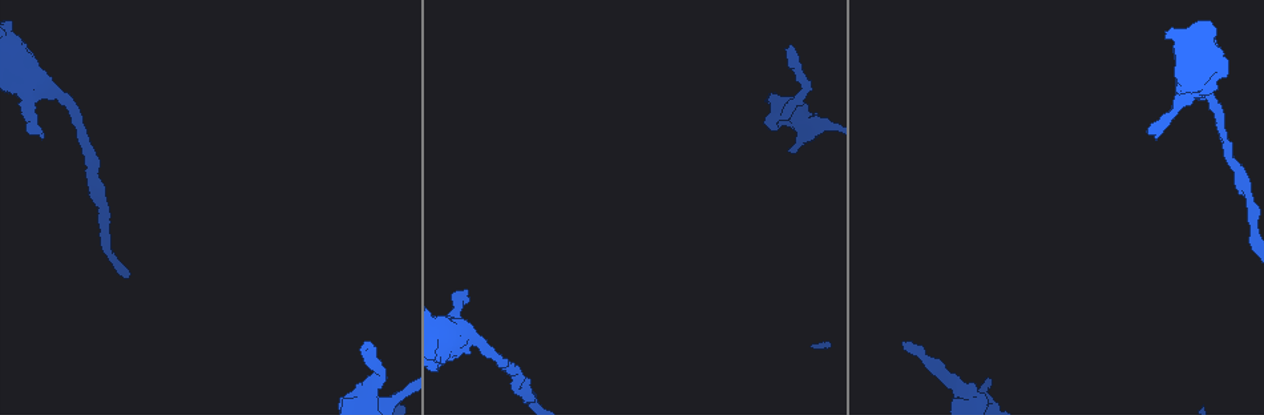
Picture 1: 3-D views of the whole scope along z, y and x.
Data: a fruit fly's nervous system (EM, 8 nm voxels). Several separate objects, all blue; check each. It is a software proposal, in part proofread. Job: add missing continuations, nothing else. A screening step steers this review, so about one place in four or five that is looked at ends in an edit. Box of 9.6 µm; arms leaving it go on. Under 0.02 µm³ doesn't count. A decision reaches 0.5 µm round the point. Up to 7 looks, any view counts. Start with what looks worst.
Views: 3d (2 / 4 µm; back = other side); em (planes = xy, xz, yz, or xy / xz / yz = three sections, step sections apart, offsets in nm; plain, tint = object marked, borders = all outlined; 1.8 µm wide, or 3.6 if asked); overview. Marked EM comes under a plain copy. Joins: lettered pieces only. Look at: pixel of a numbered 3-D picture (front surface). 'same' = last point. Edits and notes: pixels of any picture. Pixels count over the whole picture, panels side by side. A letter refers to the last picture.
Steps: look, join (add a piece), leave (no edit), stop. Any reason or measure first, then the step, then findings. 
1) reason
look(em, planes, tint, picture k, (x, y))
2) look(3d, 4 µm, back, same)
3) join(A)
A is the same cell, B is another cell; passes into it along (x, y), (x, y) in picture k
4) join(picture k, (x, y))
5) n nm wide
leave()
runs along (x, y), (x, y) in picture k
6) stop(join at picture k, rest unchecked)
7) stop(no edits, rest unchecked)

branch stops here
look(em, planes, borders, picture 1, (902, 341))

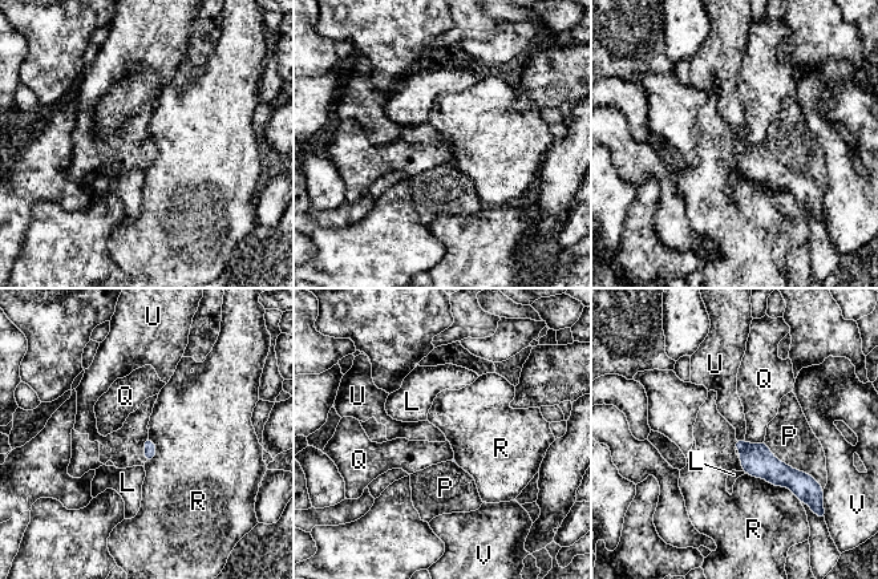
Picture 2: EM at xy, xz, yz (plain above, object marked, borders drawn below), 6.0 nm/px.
P touches over 440 nm
join(U)
U is the same cell, L, P, Q, R and V are other cells; the cell continues

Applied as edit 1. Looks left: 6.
redraw
look(overview)

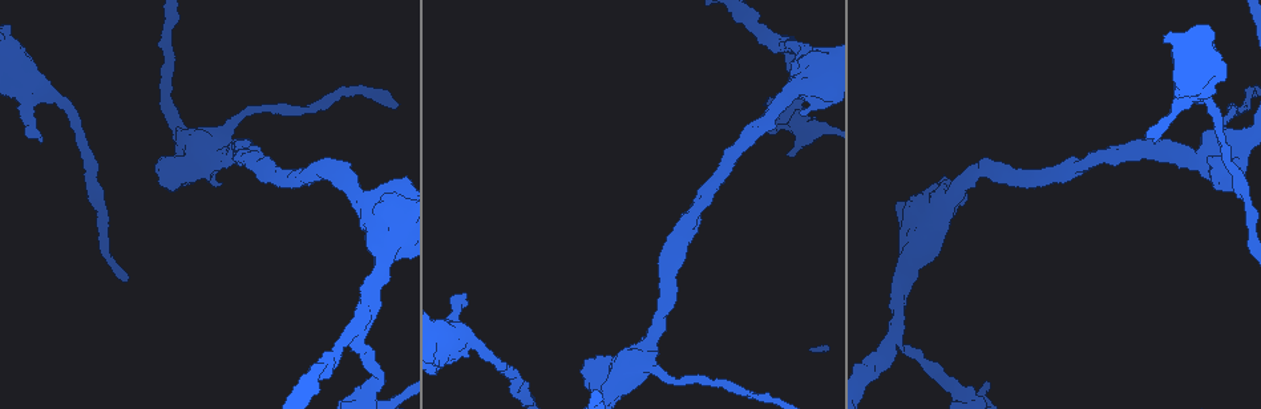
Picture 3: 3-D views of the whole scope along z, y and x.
branch stops here
look(3d, 4 µm, picture 3, (1145, 136))

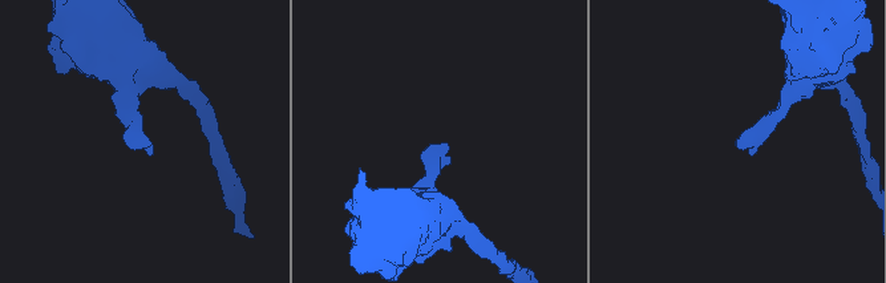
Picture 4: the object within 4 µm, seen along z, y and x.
now the EM
look(em, yz, step 8, borders, picture 4, (150, 141))

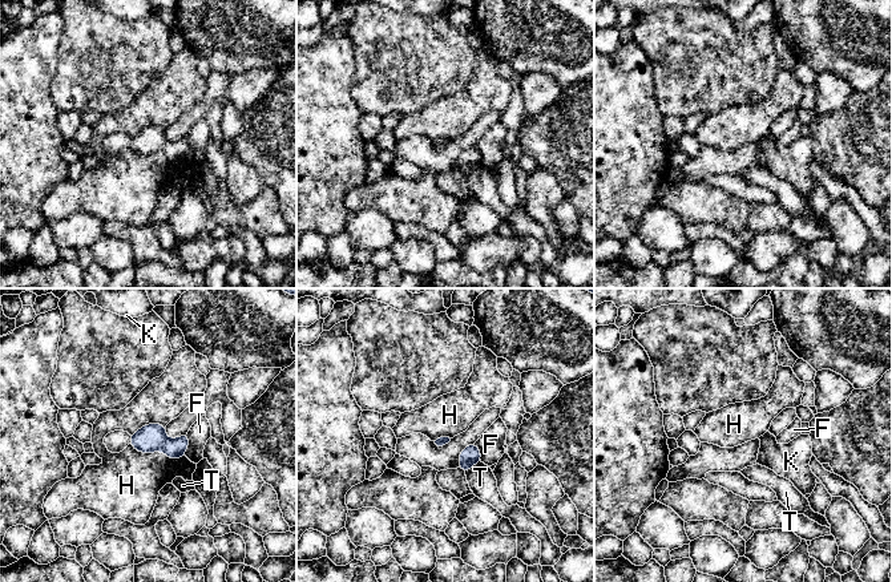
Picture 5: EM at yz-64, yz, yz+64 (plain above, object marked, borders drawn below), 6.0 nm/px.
another direction
look(em, planes, borders, same)

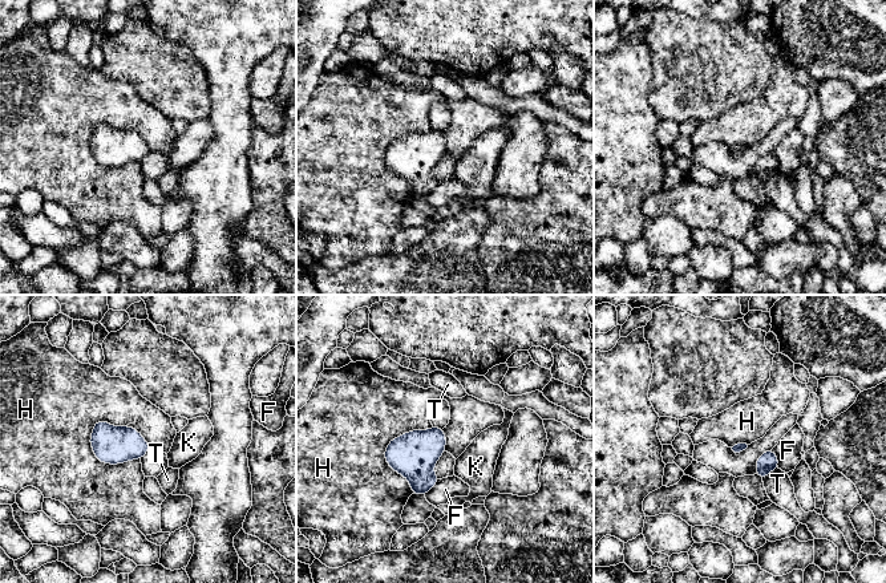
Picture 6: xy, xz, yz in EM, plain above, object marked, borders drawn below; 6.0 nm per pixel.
H touches over 380 nm
leave()
F, H, K and T are other cells; border along (89, 437), (108, 421), (150, 446) in picture 6; none of them fits

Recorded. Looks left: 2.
free end
look(em, planes, borders, picture 3, (770, 132))

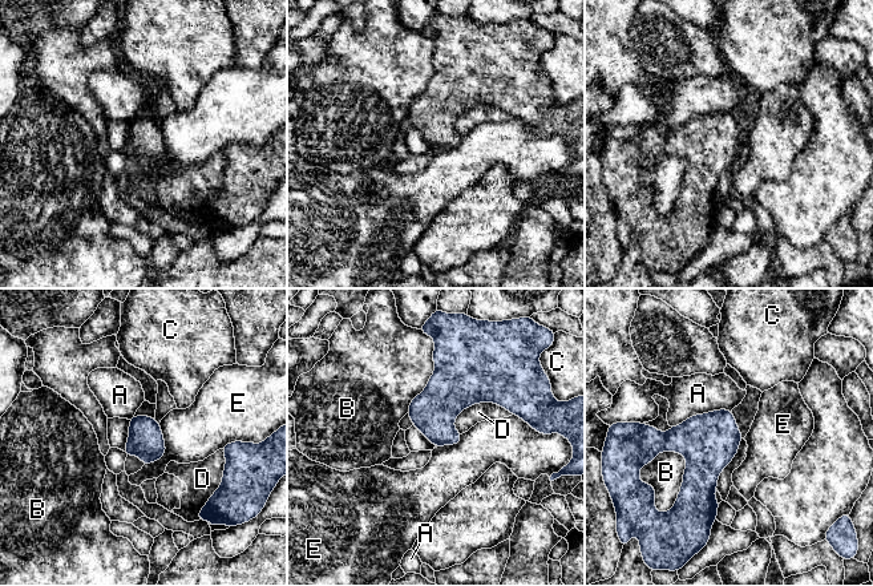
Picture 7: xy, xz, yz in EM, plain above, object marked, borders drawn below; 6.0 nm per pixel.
leave()
A, B, C, D and E are other cells; border along (158, 423), (165, 452), (144, 465) in picture 7; no lettered piece goes on from it

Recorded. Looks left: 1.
stop(join at picture 2, rest unchecked)

